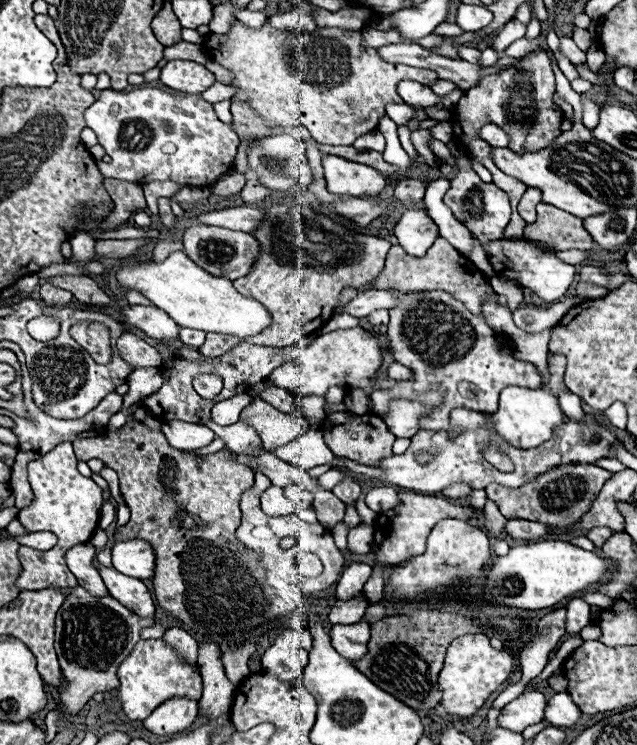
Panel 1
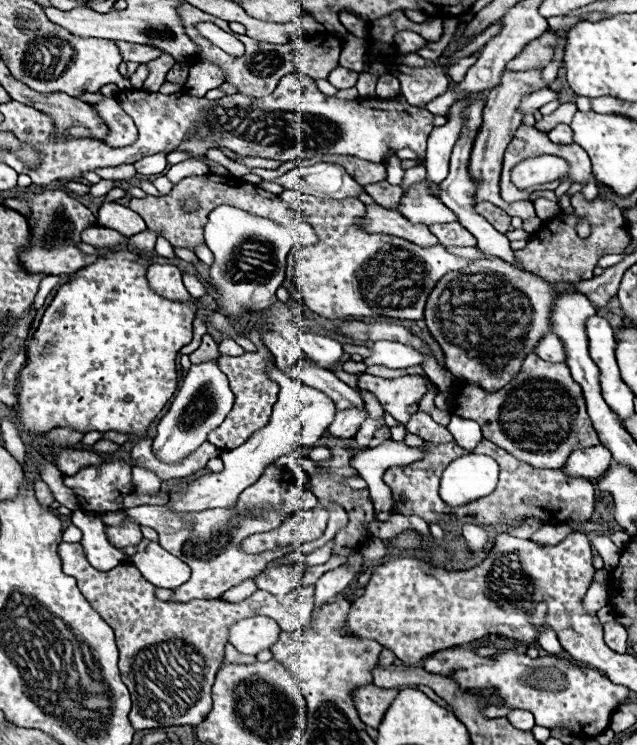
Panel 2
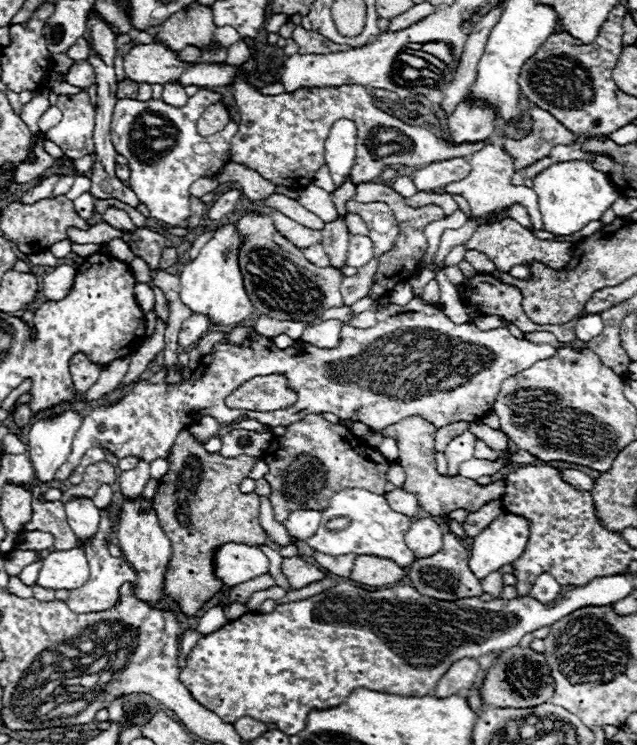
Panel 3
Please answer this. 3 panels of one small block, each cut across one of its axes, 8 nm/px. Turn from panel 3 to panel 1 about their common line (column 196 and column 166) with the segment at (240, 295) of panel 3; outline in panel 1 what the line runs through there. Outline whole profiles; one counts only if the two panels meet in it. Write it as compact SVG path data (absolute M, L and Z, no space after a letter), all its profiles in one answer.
M170 252L164 262L156 262L152 256L126 264L116 272L122 288L136 290L146 296L154 306L164 310L180 328L194 328L204 332L232 334L238 338L254 336L270 324L270 314L256 300L240 296L228 278L218 278L196 266L184 252Z

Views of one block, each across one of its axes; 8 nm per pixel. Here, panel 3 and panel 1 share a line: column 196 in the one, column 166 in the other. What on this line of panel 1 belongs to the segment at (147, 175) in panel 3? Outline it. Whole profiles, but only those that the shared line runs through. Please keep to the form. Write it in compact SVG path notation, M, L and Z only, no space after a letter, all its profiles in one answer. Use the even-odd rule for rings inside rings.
M136 88L132 92L104 90L84 112L84 116L88 128L96 132L98 144L112 158L112 162L97 165L104 178L118 178L136 184L146 184L152 180L174 180L182 186L212 186L232 168L238 148L238 134L218 120L214 106L202 100L200 94L168 94L160 88ZM162 122L170 122L170 130L164 130Z

